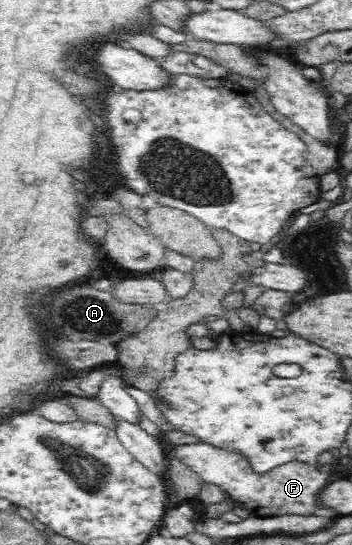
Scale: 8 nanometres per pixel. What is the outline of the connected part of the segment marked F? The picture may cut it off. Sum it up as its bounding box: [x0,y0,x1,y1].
[174,443,331,516]

